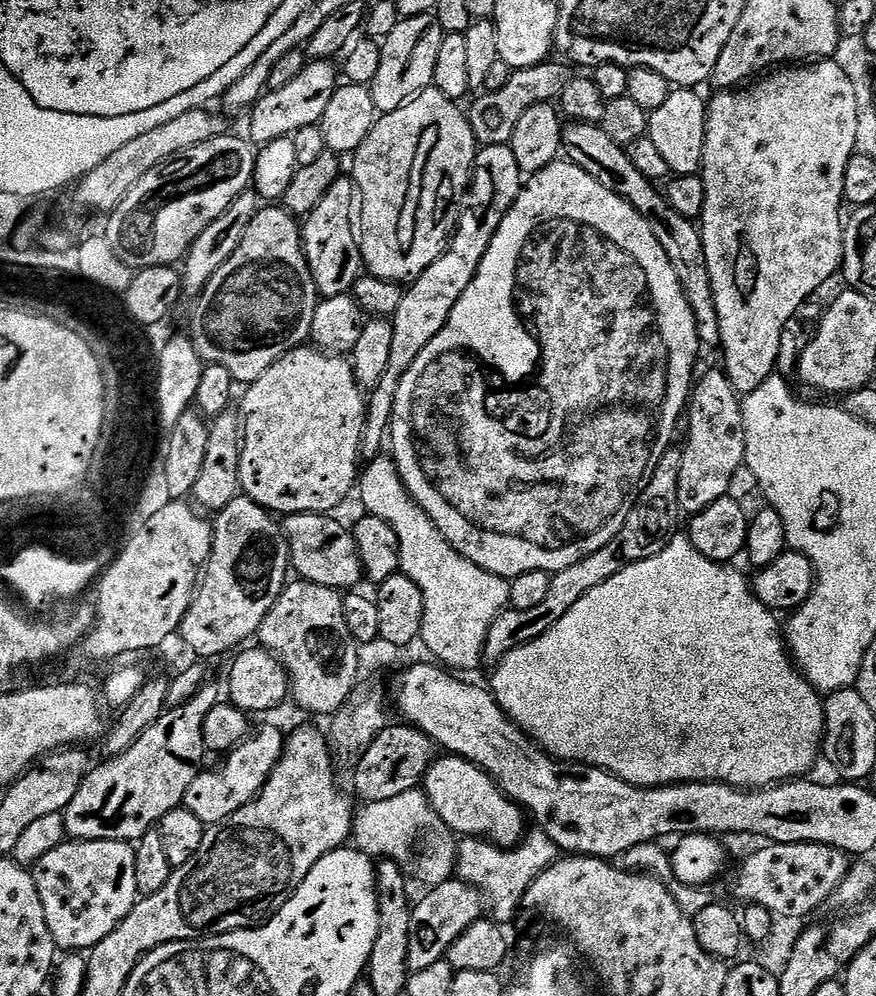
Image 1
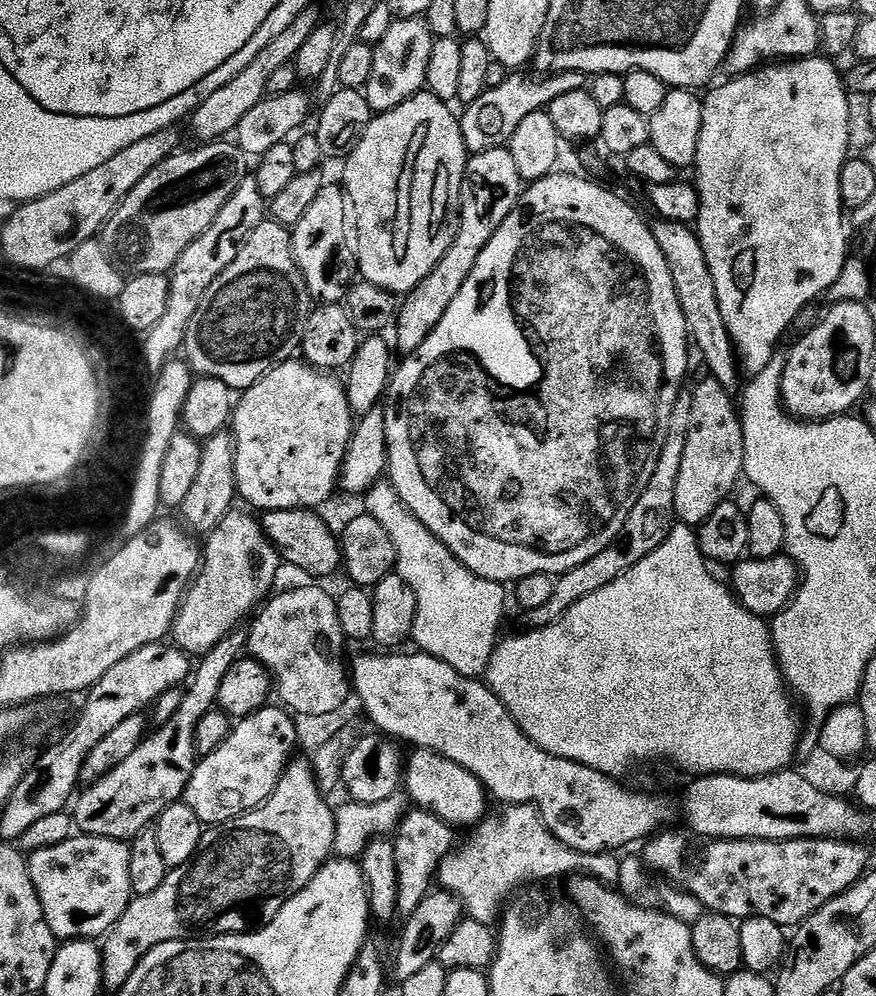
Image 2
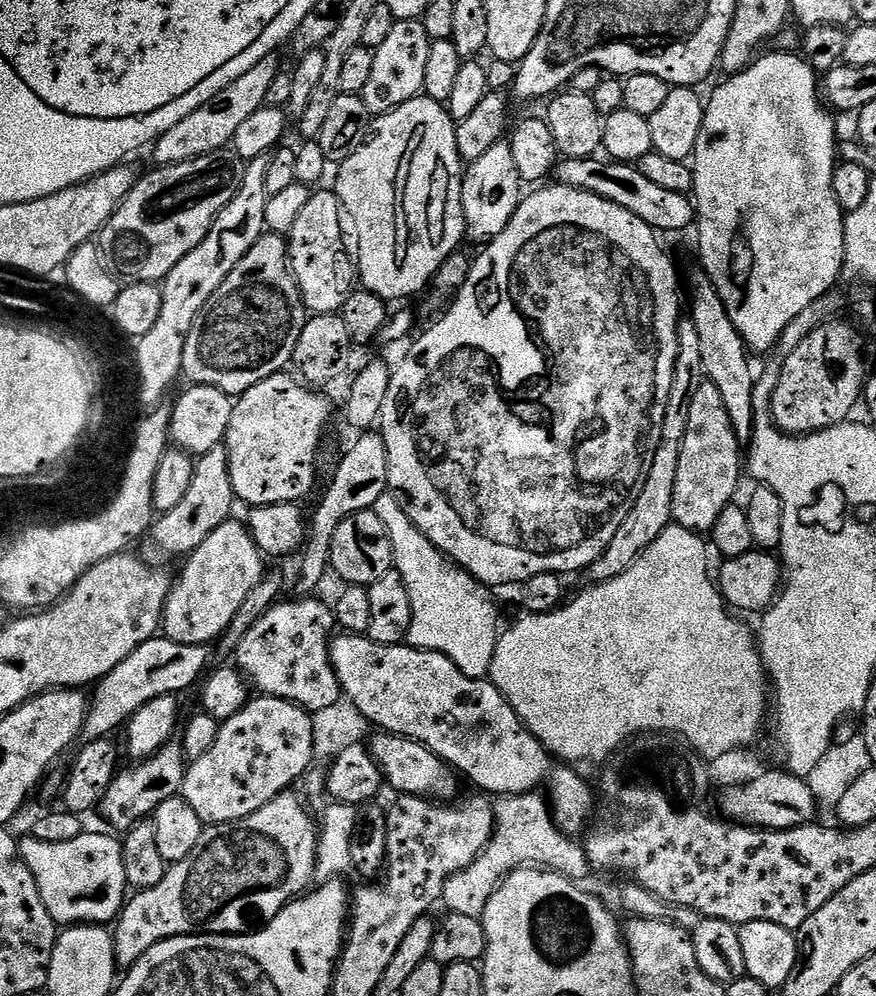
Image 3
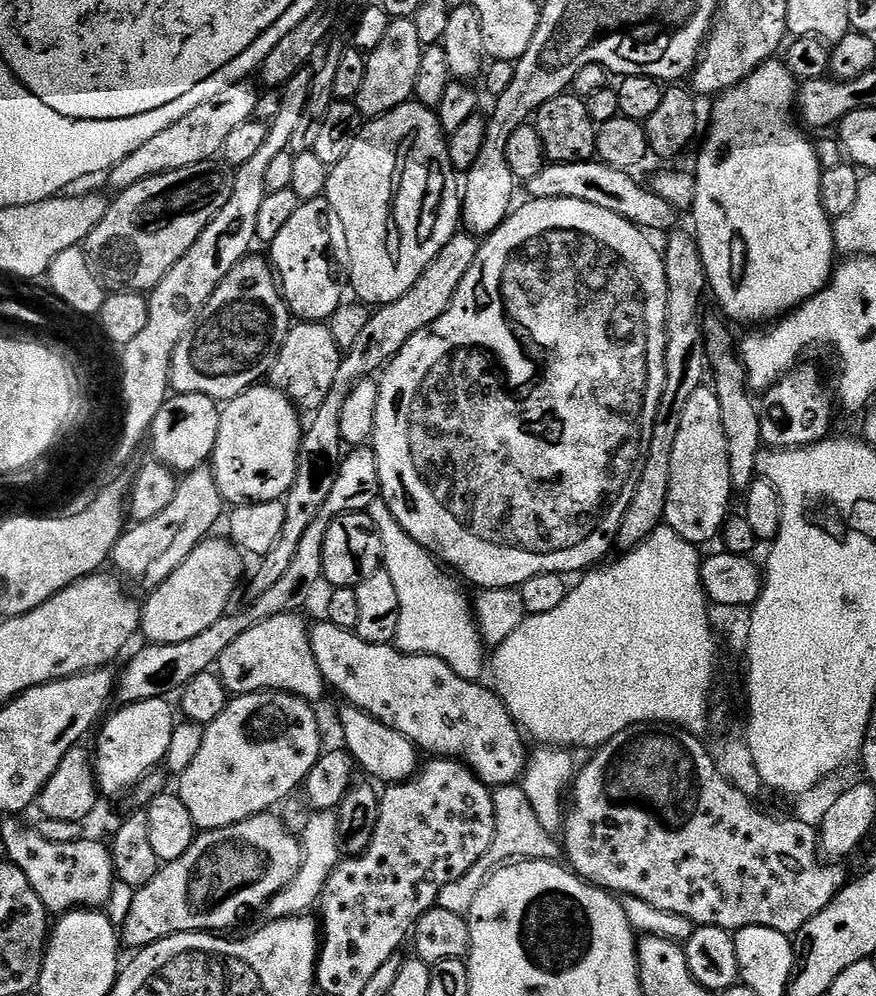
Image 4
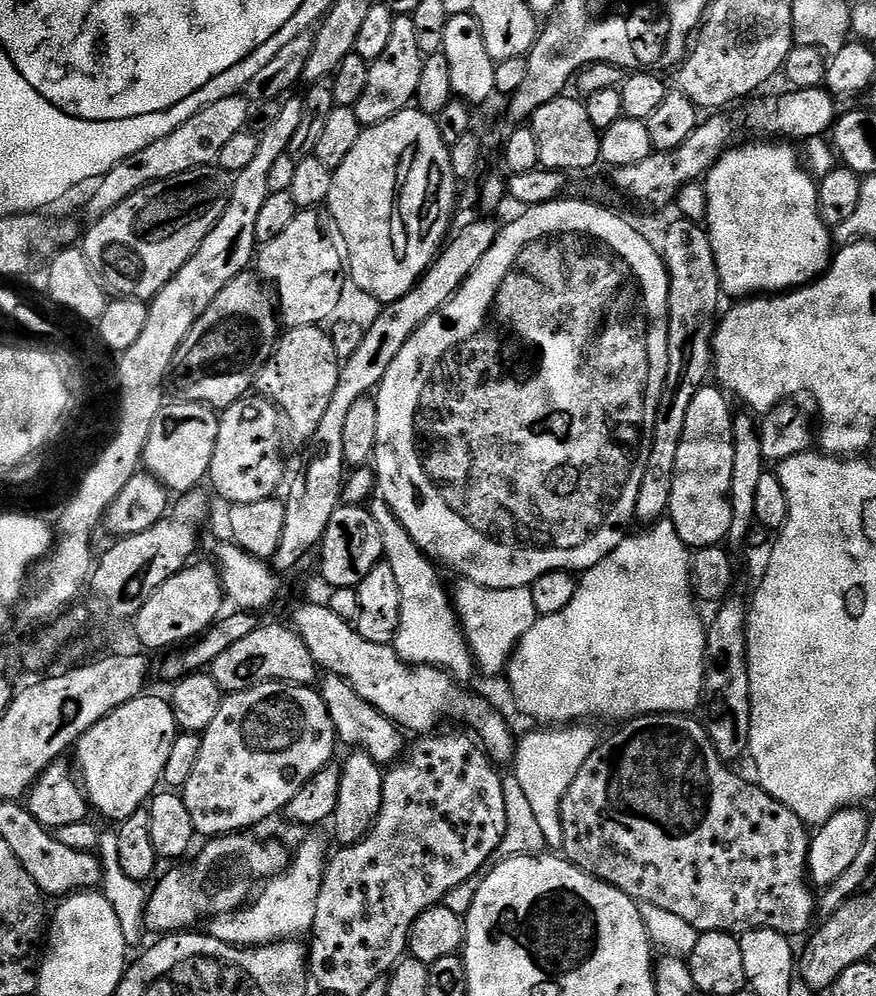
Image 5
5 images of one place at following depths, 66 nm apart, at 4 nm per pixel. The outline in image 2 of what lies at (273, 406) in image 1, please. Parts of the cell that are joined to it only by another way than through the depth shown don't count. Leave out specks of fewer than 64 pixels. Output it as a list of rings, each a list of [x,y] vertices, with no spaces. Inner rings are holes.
[[[300,358],[285,360],[283,364],[277,364],[271,368],[267,374],[256,383],[253,388],[243,389],[241,398],[235,405],[232,419],[230,421],[230,431],[236,437],[236,491],[241,501],[245,500],[253,509],[260,508],[261,513],[277,512],[278,510],[290,510],[291,508],[307,508],[309,510],[319,509],[319,504],[324,504],[332,495],[337,494],[340,482],[340,473],[343,470],[343,462],[346,458],[348,444],[352,438],[354,427],[354,413],[345,385],[335,380],[335,375],[327,371],[314,368],[311,364]]]

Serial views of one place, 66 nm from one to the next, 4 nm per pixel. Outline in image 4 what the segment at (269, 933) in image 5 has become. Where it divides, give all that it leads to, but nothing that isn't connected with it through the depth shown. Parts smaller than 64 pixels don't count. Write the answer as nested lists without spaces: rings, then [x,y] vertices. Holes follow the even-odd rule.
[[[320,810],[312,814],[309,824],[303,828],[302,843],[304,858],[296,880],[282,889],[266,909],[267,915],[272,915],[270,917],[273,921],[287,920],[290,916],[303,916],[311,913],[311,908],[315,909],[319,905],[324,895],[324,887],[342,859],[340,822],[337,813],[332,810]]]

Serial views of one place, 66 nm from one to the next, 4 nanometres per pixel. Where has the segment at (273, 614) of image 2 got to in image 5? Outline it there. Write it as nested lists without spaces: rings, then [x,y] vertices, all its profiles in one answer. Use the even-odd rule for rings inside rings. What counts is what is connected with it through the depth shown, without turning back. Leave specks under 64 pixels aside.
[[[268,624],[257,626],[242,642],[234,642],[230,650],[225,650],[223,654],[218,654],[218,658],[210,665],[210,674],[216,680],[216,685],[220,687],[221,693],[231,694],[233,692],[244,692],[247,688],[252,688],[256,684],[303,684],[312,686],[317,683],[318,669],[312,660],[310,650],[306,650],[306,644],[302,642],[295,628],[280,624]]]

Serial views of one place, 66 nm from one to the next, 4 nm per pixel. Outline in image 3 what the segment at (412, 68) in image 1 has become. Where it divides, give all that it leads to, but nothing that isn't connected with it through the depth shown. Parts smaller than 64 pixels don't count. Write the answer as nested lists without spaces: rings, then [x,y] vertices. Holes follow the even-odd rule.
[[[423,19],[397,20],[382,46],[373,51],[370,78],[362,93],[369,114],[373,117],[383,116],[423,93],[426,61],[430,58],[432,41]]]

